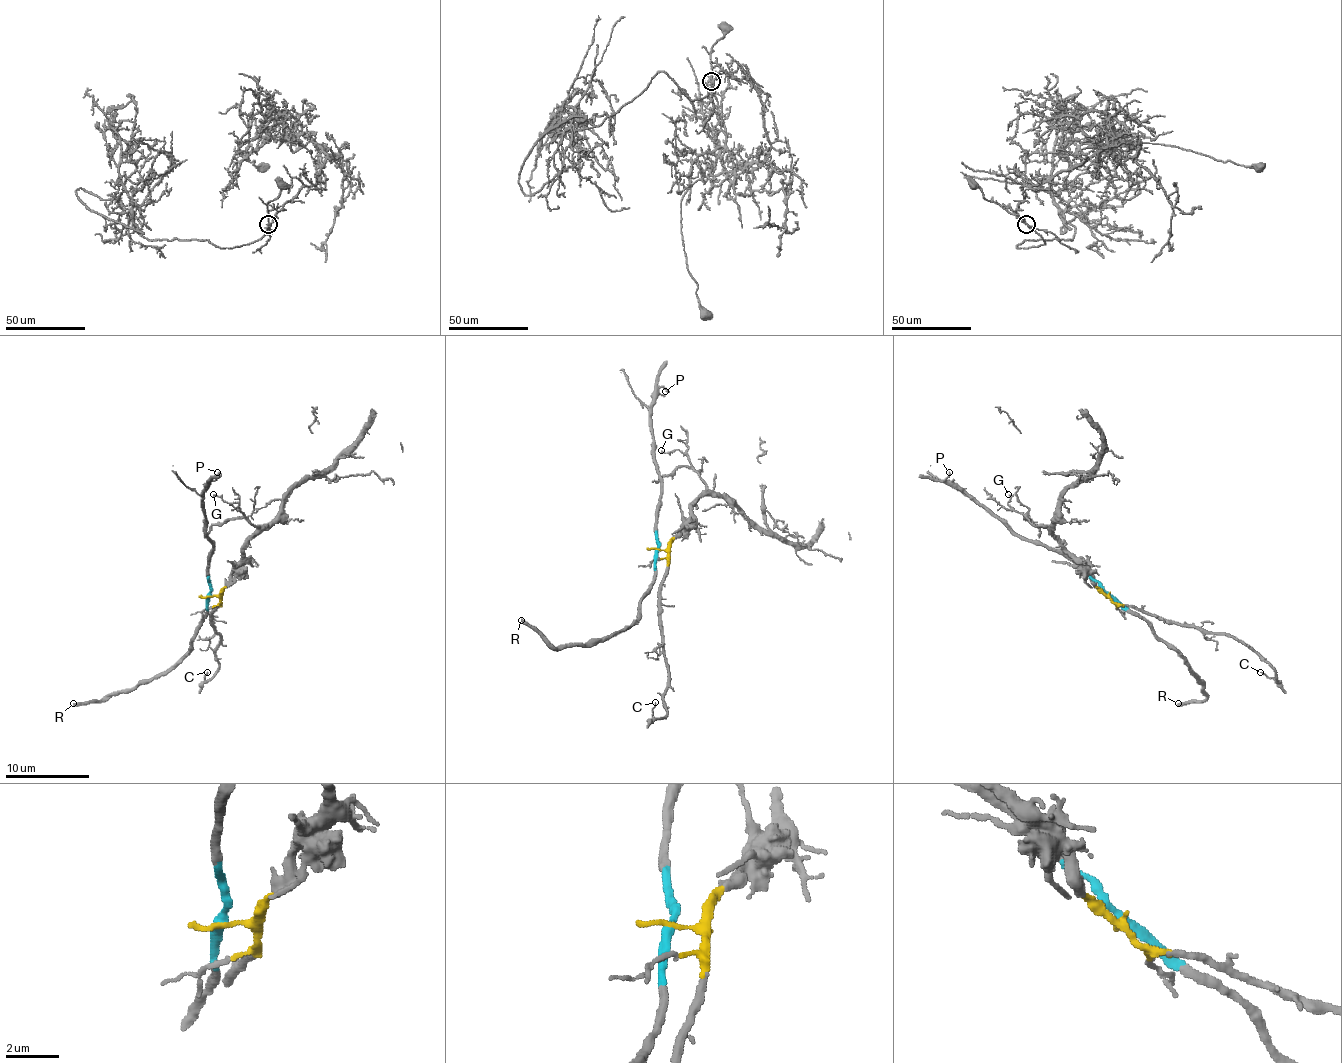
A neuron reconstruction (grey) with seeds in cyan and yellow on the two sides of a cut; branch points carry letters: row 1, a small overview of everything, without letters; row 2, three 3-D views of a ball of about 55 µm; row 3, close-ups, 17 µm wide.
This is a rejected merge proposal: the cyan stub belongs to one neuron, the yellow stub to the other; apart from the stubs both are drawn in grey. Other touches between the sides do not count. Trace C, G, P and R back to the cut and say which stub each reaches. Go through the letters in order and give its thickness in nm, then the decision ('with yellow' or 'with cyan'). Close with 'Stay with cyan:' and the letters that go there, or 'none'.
C: calibre 110 nm; with yellow
G: calibre 120 nm; with yellow
P: calibre 110 nm; with cyan
R: calibre 300 nm; with cyan
Stay with cyan: P, R

